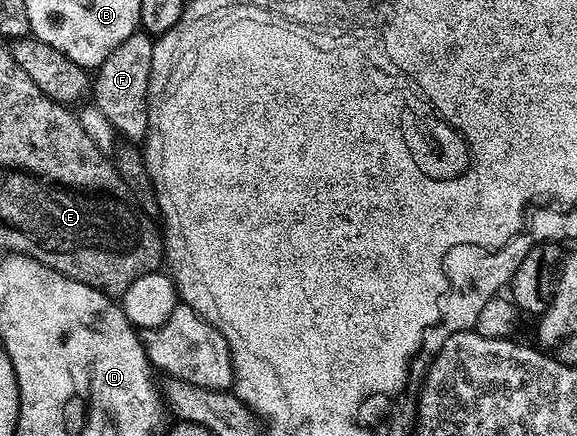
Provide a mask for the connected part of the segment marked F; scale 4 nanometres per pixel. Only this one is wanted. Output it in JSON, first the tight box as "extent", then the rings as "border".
{"extent":[92,29,154,141],"border":[[[139,29],[132,37],[128,37],[128,41],[120,41],[120,45],[108,53],[105,61],[96,68],[92,79],[93,106],[98,107],[104,117],[108,117],[115,132],[126,141],[142,141],[146,137],[153,52],[154,39]]]}

